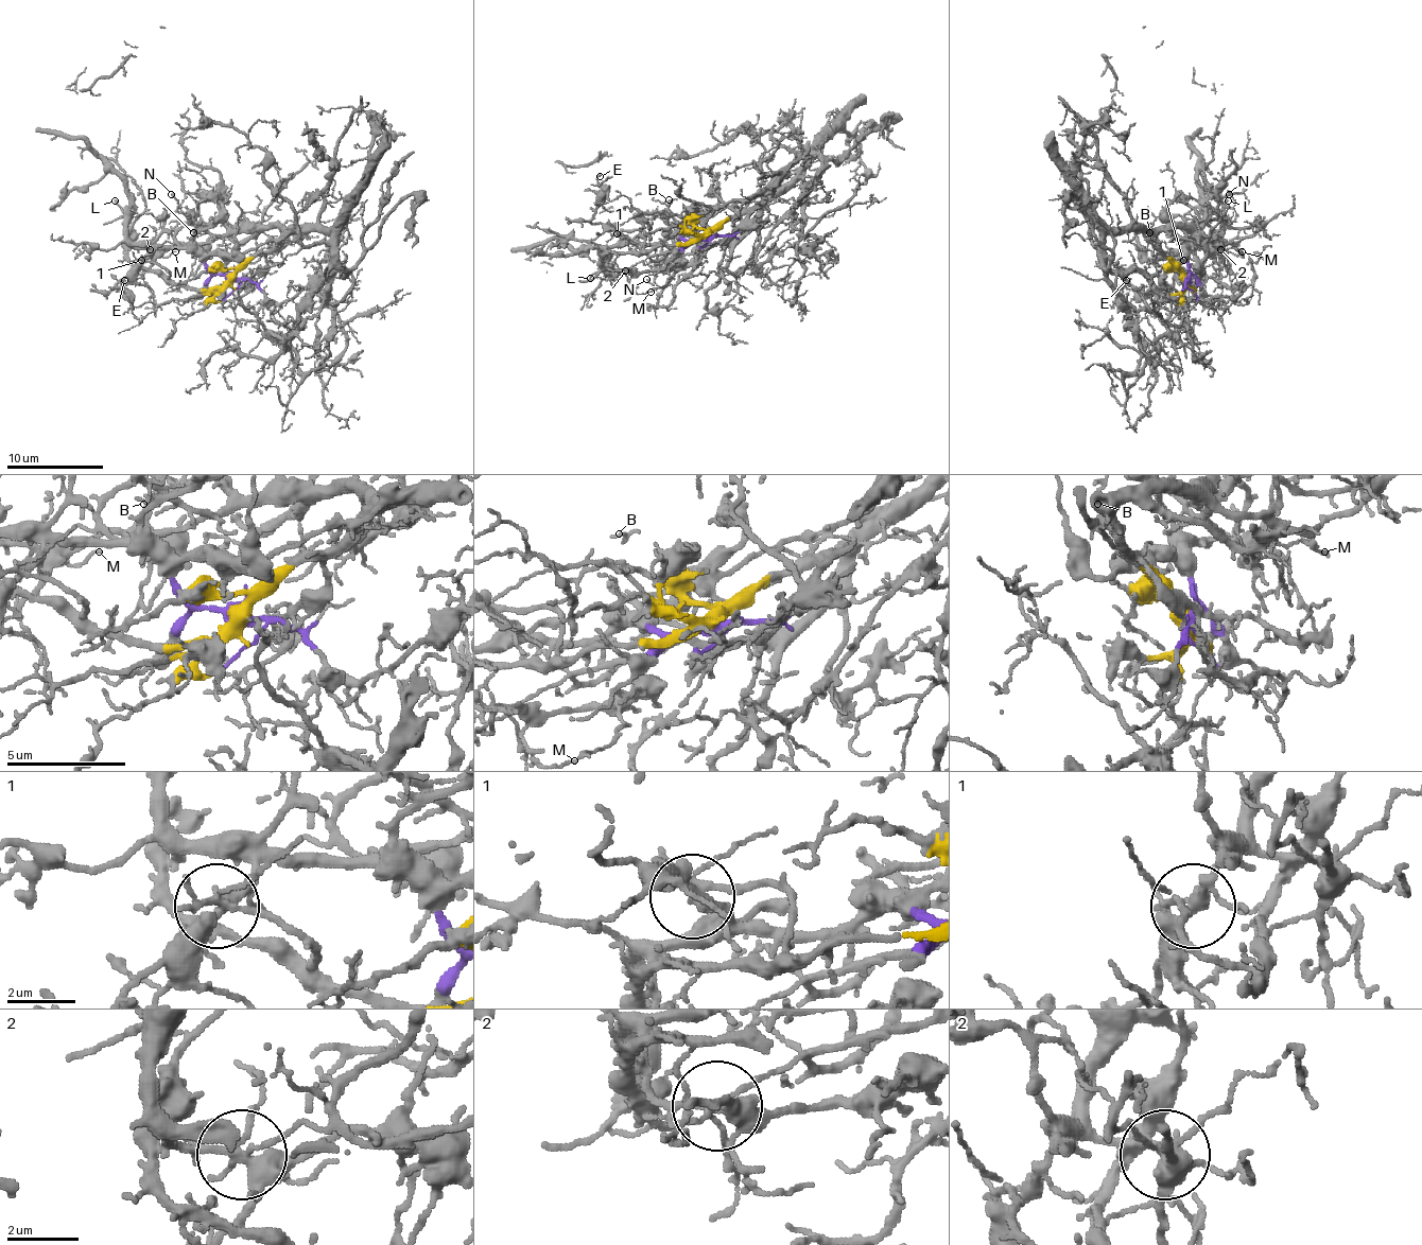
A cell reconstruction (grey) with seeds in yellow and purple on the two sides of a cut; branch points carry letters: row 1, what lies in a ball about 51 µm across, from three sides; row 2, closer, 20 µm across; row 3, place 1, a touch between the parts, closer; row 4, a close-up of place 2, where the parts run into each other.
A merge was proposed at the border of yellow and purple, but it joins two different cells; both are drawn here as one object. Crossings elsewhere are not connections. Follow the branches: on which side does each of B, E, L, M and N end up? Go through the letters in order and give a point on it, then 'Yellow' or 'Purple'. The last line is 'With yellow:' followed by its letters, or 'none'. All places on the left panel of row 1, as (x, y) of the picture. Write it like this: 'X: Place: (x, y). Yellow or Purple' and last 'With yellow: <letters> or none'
B: Place: (193, 232). Yellow
E: Place: (124, 280). Purple
L: Place: (115, 200). Purple
M: Place: (175, 251). Purple
N: Place: (171, 194). Yellow
With yellow: B, N

